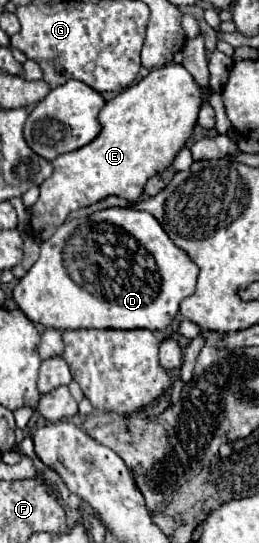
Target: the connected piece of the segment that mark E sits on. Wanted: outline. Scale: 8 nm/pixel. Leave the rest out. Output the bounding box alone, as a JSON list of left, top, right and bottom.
[28,63,202,241]

